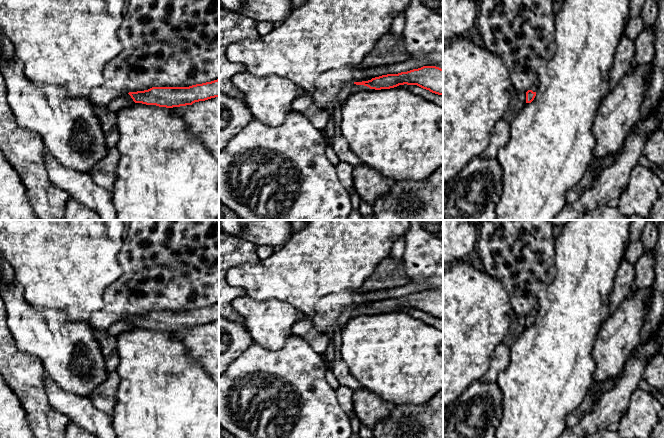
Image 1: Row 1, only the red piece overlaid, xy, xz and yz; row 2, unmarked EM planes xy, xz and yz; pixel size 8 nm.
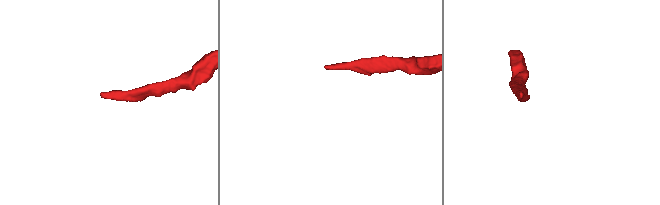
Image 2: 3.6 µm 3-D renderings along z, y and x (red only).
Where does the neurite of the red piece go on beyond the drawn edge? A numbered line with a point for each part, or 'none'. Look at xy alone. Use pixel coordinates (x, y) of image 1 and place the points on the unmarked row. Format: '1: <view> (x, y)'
none

